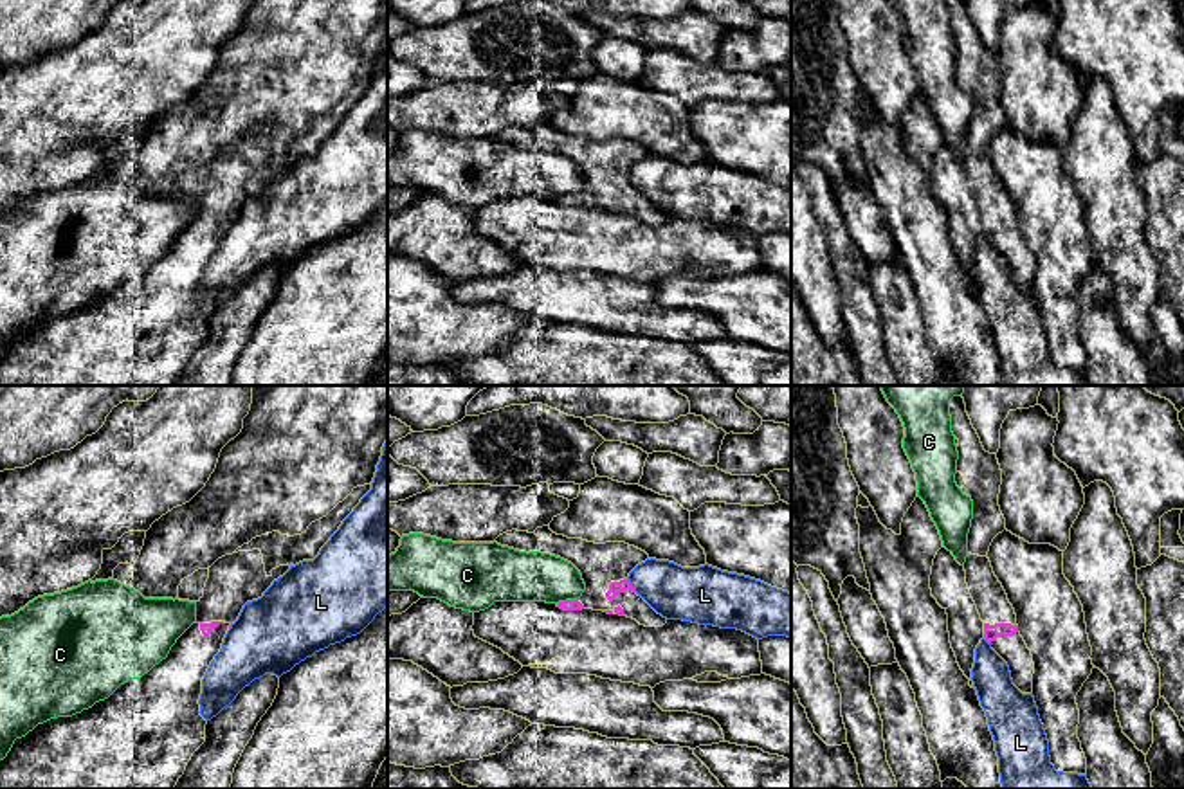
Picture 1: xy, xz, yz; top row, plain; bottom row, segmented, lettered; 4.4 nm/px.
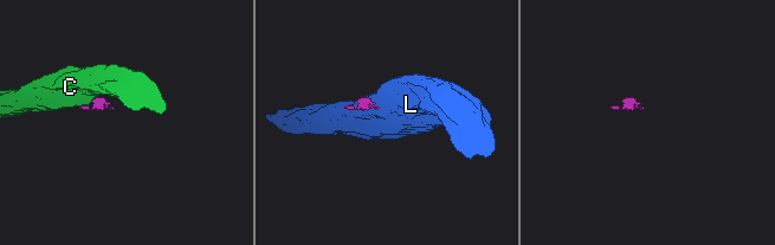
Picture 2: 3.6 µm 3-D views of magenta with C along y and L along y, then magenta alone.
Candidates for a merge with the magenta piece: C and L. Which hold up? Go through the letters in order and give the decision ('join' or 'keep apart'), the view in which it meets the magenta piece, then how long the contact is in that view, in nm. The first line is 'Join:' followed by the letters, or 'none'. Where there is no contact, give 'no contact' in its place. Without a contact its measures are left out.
Join: none
C: keep apart | xz | 100 nm
L: keep apart | xz | 110 nm

